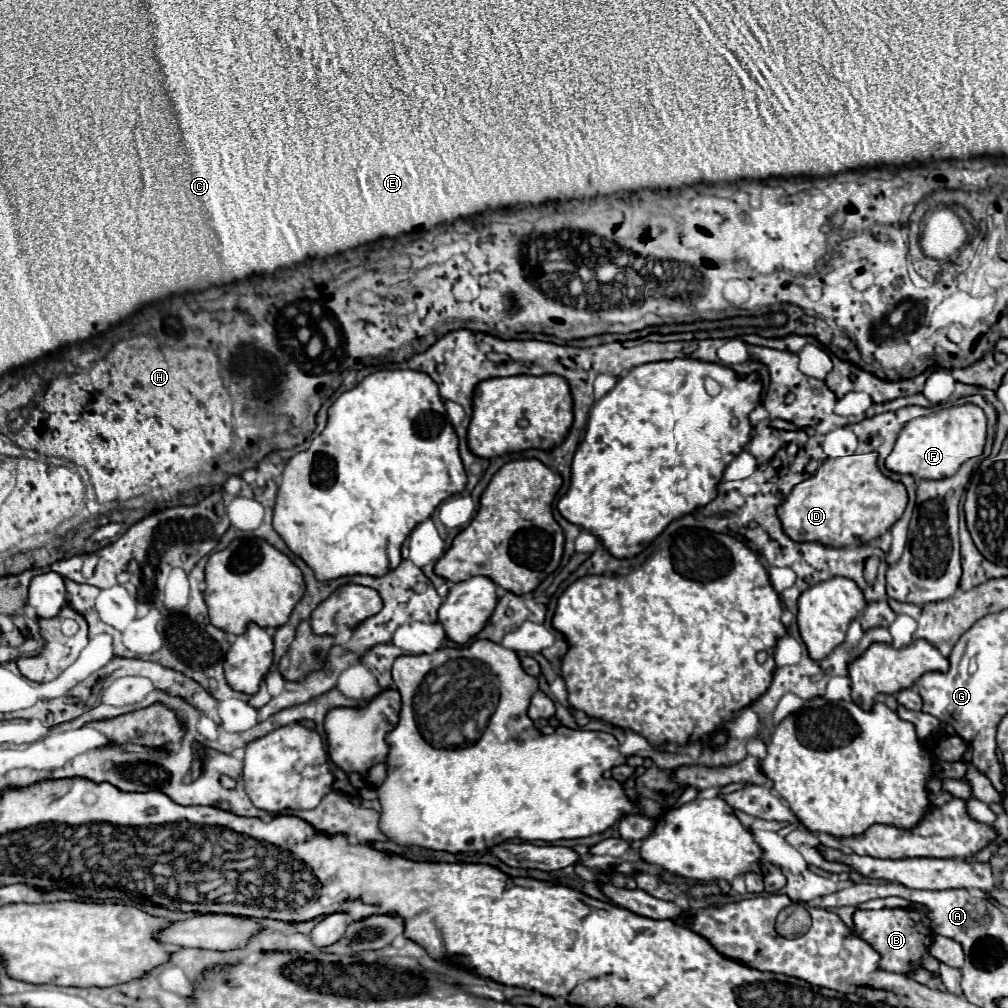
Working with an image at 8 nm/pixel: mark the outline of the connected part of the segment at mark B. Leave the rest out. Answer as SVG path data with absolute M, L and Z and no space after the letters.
M882 908L882 910L856 910L854 914L854 932L872 944L872 948L882 956L880 966L890 972L908 974L912 970L912 964L920 964L920 958L924 952L928 952L932 944L932 930L930 920L918 912L918 910L906 910L906 908Z

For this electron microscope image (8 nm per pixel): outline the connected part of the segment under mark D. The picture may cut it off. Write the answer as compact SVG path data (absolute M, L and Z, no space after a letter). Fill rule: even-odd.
M876 452L826 458L818 472L792 488L778 506L784 532L796 542L820 542L826 546L860 546L878 538L902 516L908 496L902 482L894 482L878 470Z

